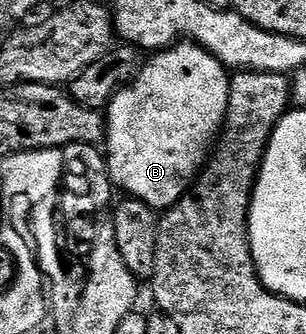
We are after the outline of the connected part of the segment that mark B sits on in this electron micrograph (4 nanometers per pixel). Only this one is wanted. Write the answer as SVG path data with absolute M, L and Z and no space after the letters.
M191 40L178 42L174 46L169 46L167 50L153 53L149 58L152 59L149 62L147 59L141 65L140 69L136 71L136 77L127 86L123 86L106 107L106 157L108 159L108 176L112 179L113 187L117 191L125 190L123 193L127 197L142 200L151 210L163 212L171 208L194 185L198 172L204 169L210 157L210 151L213 149L220 131L224 129L224 117L228 111L230 74L214 55L206 52Z

